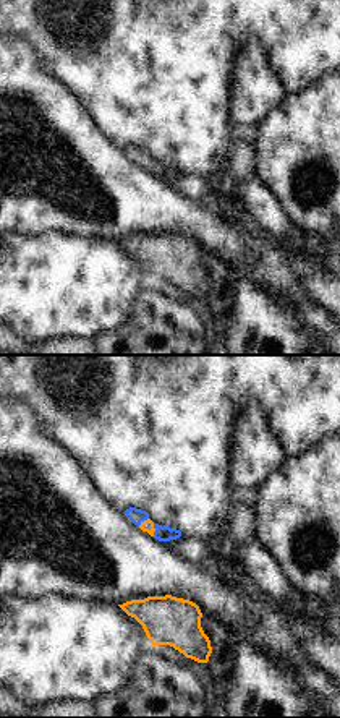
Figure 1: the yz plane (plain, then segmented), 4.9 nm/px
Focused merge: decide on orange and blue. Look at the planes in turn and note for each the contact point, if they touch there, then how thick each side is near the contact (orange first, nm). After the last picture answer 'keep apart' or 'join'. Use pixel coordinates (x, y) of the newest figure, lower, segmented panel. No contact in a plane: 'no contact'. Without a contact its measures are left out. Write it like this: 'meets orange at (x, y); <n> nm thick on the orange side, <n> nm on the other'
meets orange at (154, 530); 60 nm thick on the orange side, 80 nm on the other

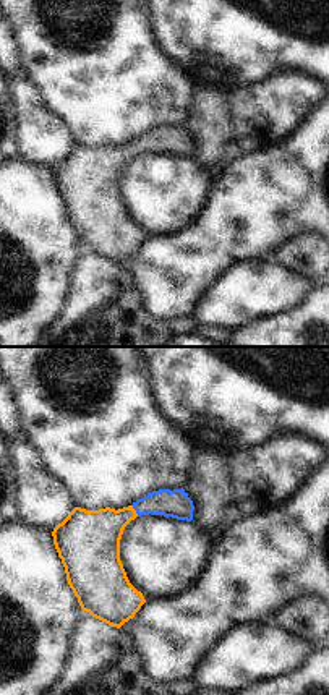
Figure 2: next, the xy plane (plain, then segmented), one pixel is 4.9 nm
meets orange at (135, 511); 280 nm thick on the orange side, 140 nm on the other

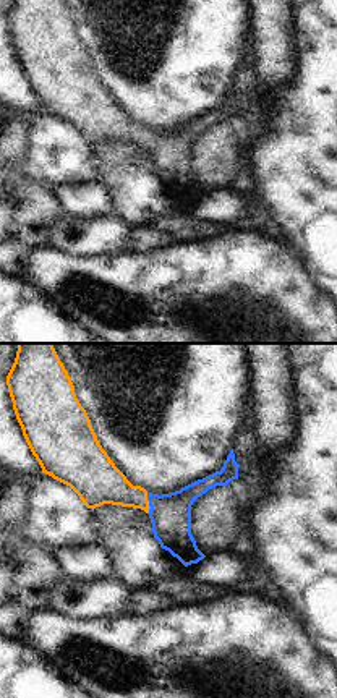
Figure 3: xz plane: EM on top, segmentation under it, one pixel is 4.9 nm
meets orange at (148, 502); 200 nm thick on the orange side, 200 nm on the other

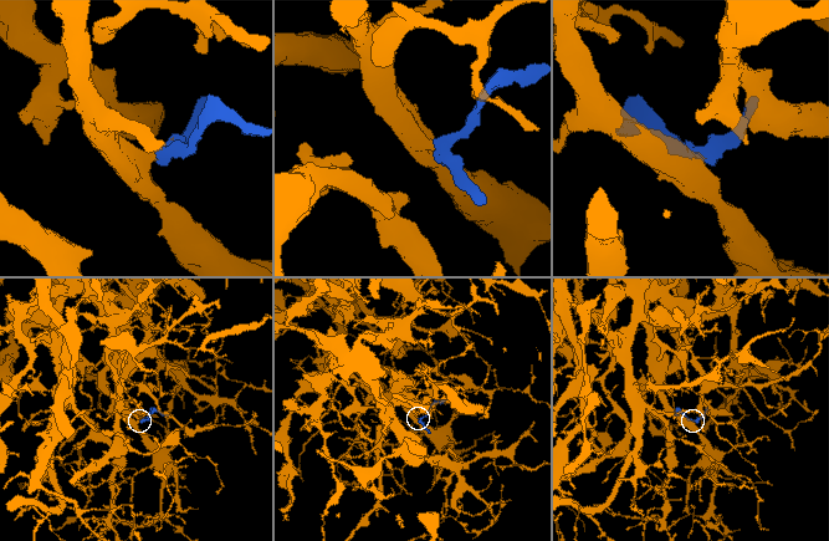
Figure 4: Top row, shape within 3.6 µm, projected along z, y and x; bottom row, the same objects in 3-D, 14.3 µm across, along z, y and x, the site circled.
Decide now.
join

